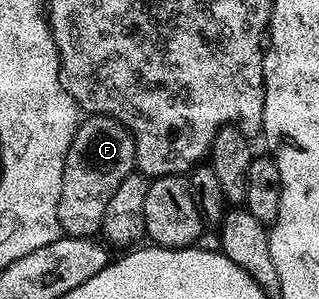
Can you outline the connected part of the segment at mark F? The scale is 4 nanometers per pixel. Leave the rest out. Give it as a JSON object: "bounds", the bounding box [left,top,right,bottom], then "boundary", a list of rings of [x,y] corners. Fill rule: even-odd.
{"bounds":[57,115,137,237],"boundary":[[[86,115],[78,123],[63,166],[63,186],[57,215],[62,233],[66,236],[96,237],[101,230],[107,202],[111,202],[111,194],[119,190],[123,178],[134,172],[136,162],[137,144],[126,124],[113,116]]]}

